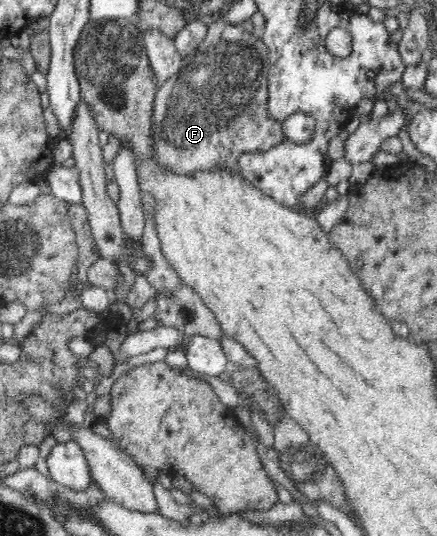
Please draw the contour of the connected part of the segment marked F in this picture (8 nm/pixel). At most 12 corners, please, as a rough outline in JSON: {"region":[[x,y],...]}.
{"region":[[210,22],[152,106],[156,175],[239,173],[284,139],[268,46]]}

